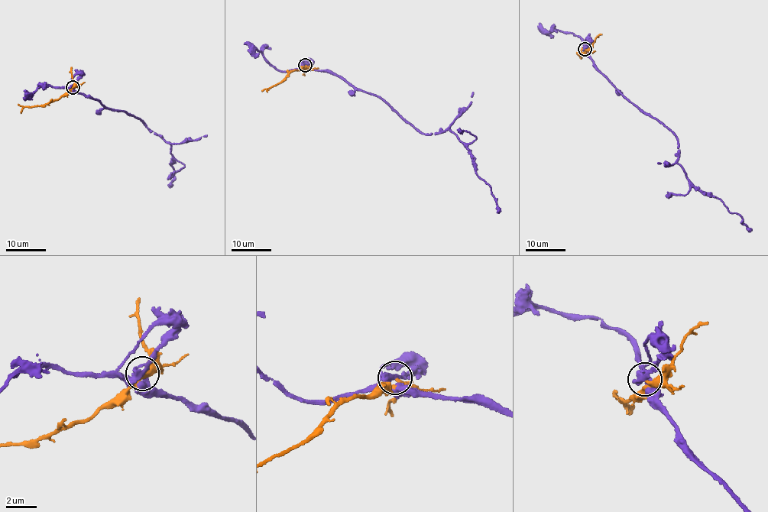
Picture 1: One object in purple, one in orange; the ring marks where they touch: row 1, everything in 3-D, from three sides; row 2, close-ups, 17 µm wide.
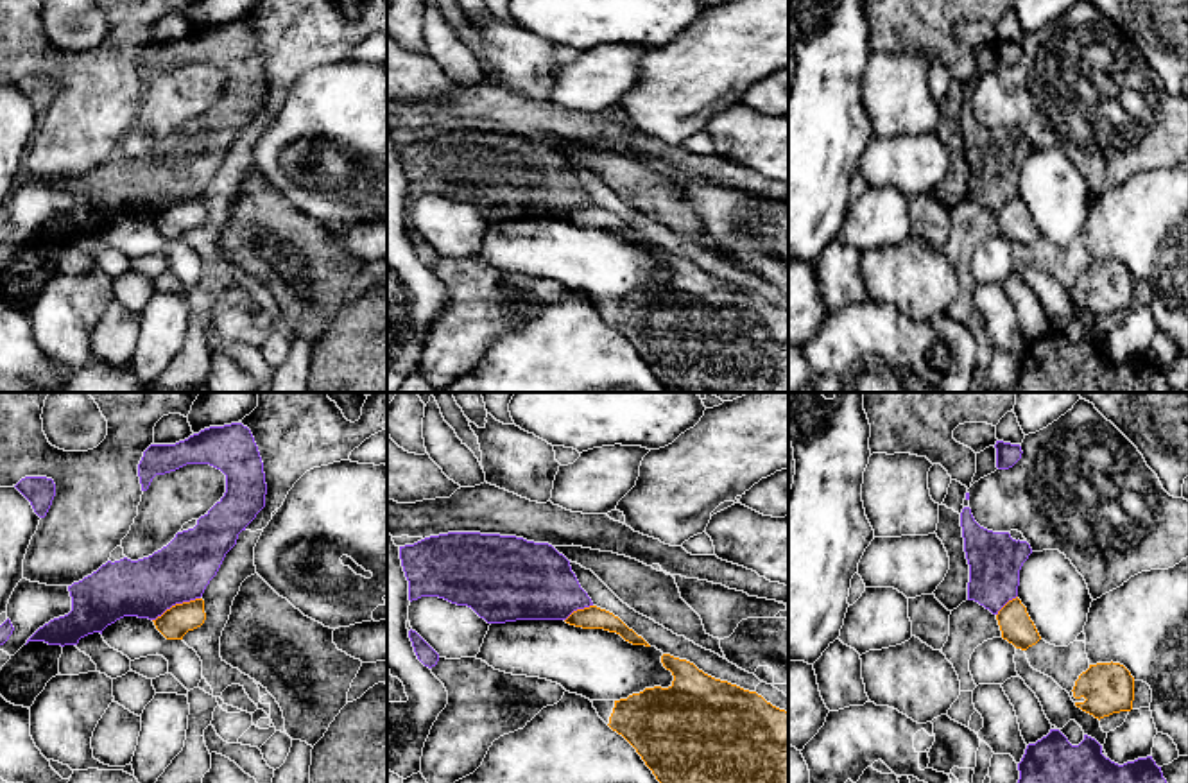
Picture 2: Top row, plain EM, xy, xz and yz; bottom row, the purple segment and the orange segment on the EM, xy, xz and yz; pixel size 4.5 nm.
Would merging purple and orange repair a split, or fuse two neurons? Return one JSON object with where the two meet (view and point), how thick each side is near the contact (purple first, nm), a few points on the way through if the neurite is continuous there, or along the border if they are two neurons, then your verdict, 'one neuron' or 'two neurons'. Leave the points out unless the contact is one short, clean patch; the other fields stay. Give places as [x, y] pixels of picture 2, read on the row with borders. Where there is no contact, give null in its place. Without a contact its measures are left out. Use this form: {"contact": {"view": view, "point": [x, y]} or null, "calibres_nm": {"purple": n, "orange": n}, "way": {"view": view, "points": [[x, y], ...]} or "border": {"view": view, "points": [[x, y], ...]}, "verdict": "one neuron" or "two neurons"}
{"contact": {"view": "xy", "point": [176, 602]}, "calibres_nm": {"purple": 280, "orange": 140}, "verdict": "two neurons"}

